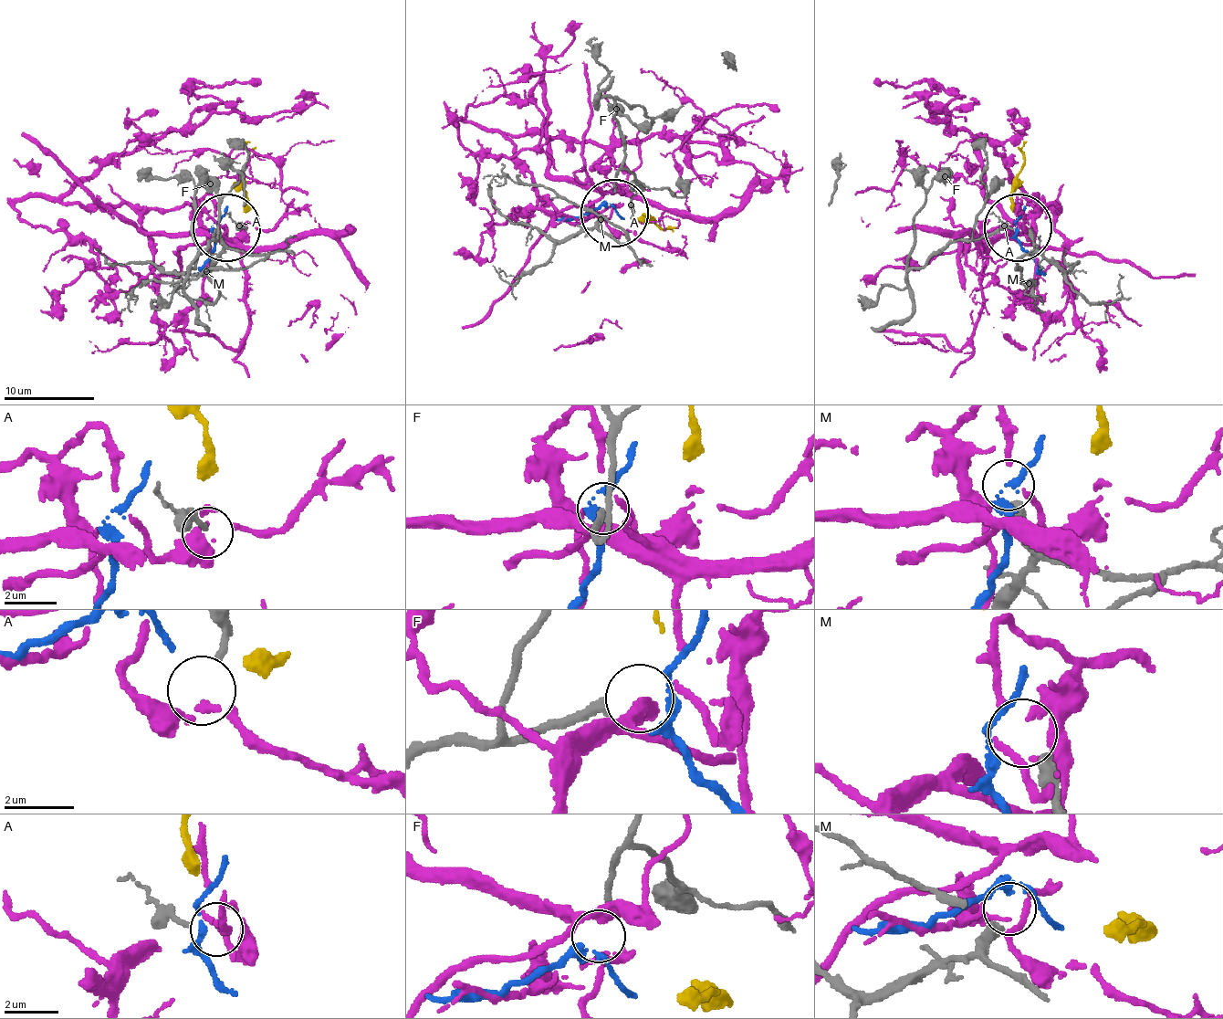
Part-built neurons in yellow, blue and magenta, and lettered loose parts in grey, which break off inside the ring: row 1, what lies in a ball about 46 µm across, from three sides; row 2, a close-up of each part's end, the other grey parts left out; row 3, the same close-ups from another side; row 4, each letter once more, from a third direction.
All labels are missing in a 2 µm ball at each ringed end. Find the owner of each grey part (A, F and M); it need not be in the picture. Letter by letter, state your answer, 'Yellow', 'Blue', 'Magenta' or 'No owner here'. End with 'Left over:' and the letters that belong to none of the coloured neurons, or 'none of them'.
A: No owner here
F: Blue
M: No owner here
Left over: A, M

